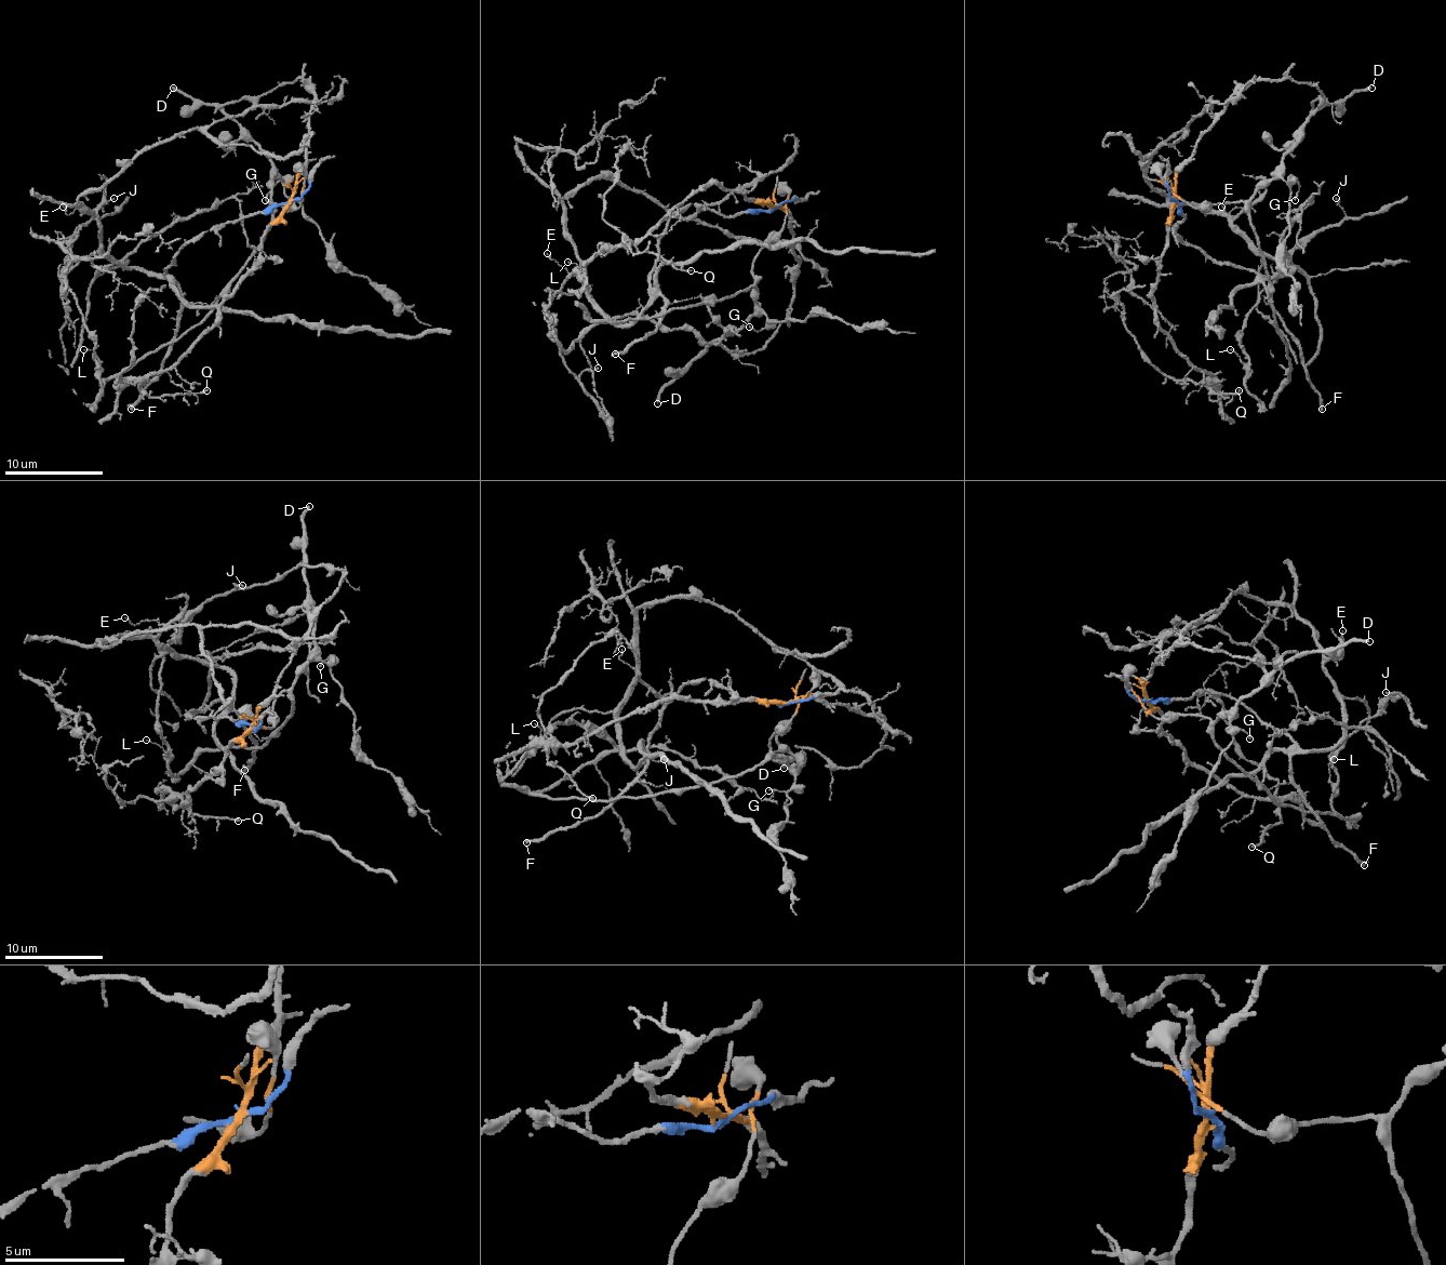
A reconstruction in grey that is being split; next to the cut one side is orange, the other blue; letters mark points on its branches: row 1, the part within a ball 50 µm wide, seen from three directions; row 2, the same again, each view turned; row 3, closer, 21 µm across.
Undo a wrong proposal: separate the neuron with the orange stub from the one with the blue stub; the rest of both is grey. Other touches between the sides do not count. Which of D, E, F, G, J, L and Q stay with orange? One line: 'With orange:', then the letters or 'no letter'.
With orange: D, G, J, L, Q

